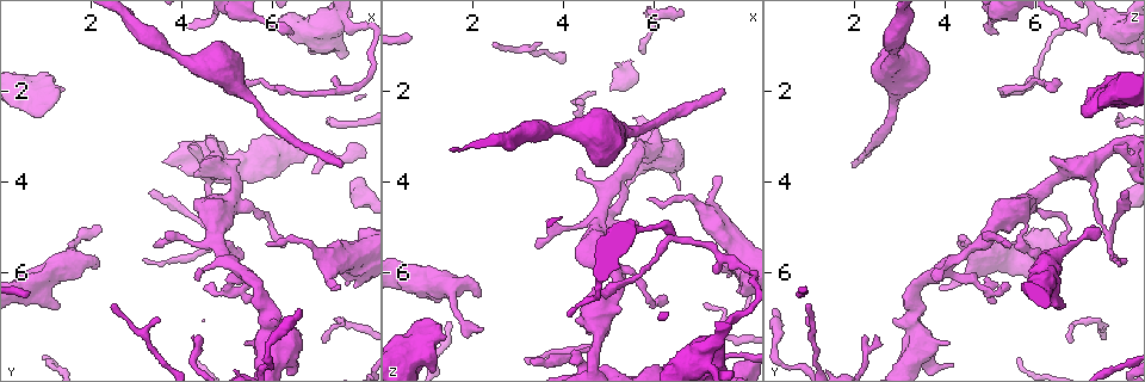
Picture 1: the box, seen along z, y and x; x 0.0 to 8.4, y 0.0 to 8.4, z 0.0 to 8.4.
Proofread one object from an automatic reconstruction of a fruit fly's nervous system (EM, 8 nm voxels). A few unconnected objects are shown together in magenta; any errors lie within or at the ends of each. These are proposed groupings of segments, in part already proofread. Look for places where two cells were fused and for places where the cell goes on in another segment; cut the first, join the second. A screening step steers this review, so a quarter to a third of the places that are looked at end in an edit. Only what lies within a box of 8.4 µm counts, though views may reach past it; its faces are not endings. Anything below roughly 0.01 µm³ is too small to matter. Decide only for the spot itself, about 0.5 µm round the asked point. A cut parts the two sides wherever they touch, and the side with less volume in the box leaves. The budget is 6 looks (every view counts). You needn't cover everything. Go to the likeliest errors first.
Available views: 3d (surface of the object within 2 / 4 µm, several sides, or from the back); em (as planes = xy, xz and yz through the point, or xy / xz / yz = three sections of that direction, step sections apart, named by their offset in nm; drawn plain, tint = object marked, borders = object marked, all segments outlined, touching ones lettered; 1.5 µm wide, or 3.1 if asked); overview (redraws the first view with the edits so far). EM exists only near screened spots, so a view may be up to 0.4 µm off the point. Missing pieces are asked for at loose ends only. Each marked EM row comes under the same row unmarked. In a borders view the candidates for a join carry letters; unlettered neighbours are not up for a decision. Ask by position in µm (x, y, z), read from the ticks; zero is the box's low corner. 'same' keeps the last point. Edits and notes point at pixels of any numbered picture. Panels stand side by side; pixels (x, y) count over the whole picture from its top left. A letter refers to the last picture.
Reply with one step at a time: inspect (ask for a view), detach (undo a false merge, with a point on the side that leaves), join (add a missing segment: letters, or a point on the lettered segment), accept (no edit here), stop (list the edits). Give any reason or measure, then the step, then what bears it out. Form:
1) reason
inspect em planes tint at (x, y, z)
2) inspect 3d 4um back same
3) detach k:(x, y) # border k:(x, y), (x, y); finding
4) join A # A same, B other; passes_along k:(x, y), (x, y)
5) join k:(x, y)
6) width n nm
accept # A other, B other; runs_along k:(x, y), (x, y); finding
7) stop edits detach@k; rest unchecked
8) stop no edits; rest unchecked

tapers out
inspect 3d 4um at (6.50, 0.70, 5.15)

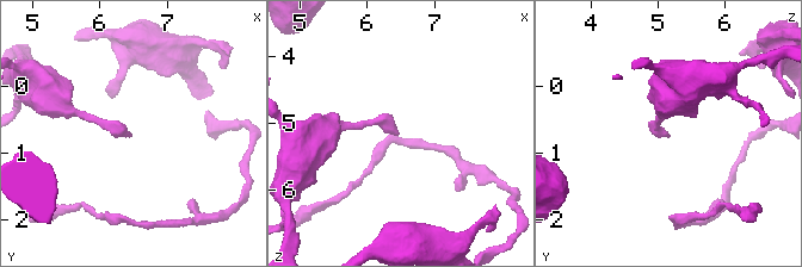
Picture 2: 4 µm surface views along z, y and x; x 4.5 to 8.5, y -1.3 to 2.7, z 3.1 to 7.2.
inspect em yz step 4 borders at (6.50, 0.75, 5.15)

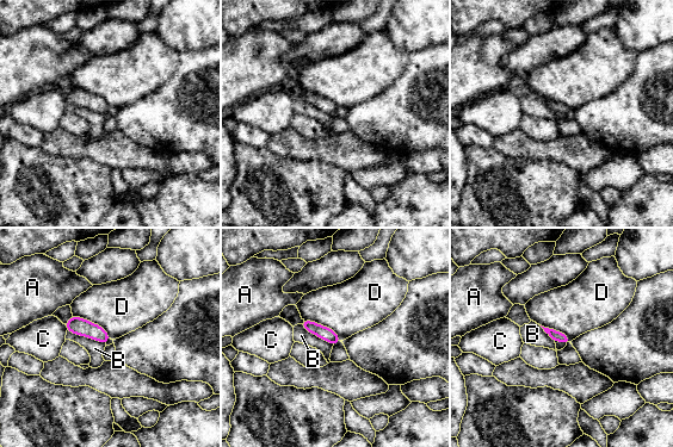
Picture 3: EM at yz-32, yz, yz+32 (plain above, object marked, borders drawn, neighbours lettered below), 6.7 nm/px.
cut it another way
inspect em planes borders same

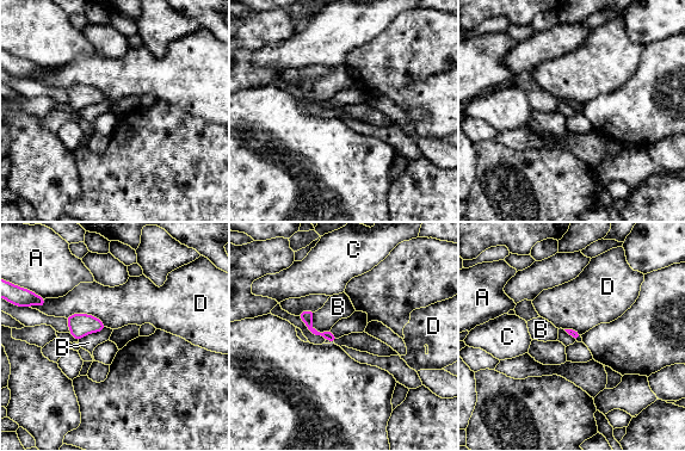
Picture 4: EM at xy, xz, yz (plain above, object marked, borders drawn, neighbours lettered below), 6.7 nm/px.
longest_contact D 300 nm
accept # A other, B other, C other, D other; border 4:(65, 316), (87, 313), (106, 326); no lettered segment goes on from it

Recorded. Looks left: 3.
abrupt turn
inspect 3d 4um at (5.00, 6.35, 4.85)

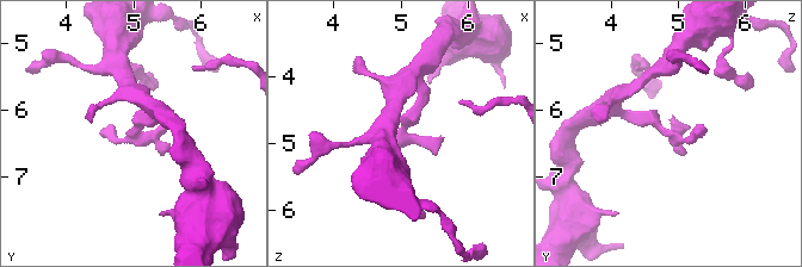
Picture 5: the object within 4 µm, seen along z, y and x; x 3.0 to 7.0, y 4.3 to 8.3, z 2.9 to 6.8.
need the tissue
inspect em xz step 4 tint at (5.05, 6.35, 4.85)

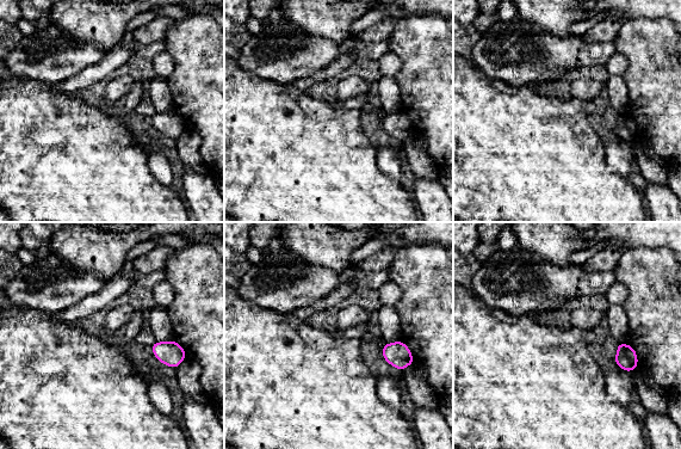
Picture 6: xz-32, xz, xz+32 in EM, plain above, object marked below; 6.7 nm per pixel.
inspect em planes borders same

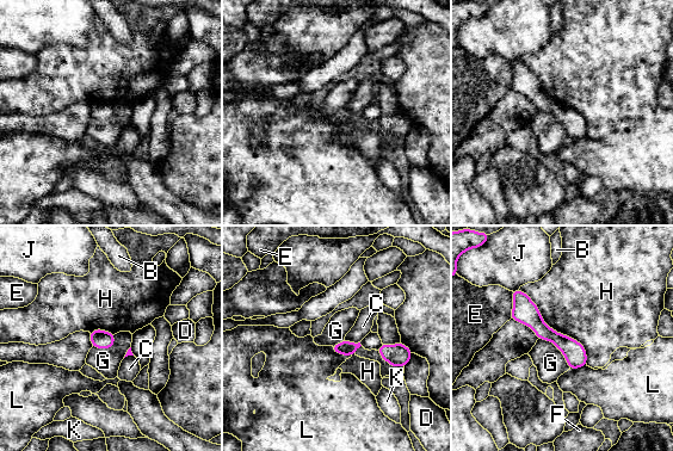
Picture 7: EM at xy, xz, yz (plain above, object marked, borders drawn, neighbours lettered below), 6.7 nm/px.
accept # B other, C other, D other, E other, F other, G other, H other, J other, K other, L other; runs_along 7:(514, 294), (549, 334), (584, 362); all the same cell

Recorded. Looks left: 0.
stop no edits; rest unchecked

